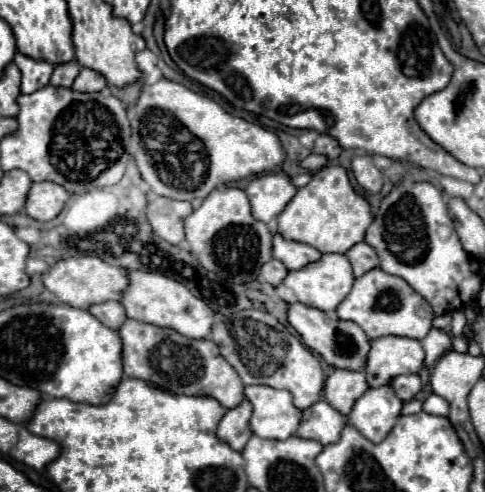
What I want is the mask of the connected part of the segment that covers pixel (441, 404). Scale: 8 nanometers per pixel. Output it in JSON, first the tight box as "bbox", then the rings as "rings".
{"bbox":[423,394,449,416],"rings":[[[431,394],[431,396],[425,400],[423,410],[425,410],[427,414],[435,414],[435,416],[447,416],[447,414],[449,414],[449,404],[445,404],[445,400],[441,400],[441,396]]]}

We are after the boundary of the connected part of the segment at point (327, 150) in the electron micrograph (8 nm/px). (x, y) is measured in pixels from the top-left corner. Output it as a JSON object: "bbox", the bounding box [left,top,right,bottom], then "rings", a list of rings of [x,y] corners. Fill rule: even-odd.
{"bbox":[313,134,341,160],"rings":[[[321,134],[321,136],[317,138],[317,142],[315,142],[313,152],[327,156],[327,160],[335,160],[335,158],[341,154],[341,148],[339,148],[339,144],[337,144],[335,138]]]}

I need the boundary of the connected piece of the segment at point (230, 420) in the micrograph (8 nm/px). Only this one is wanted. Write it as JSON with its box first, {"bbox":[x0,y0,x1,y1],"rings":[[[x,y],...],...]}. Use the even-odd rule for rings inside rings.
{"bbox":[217,400,253,452],"rings":[[[243,400],[237,408],[227,410],[223,420],[219,422],[217,436],[225,440],[233,450],[241,452],[247,440],[253,436],[251,426],[249,426],[251,414],[253,414],[253,406],[249,404],[249,400]]]}

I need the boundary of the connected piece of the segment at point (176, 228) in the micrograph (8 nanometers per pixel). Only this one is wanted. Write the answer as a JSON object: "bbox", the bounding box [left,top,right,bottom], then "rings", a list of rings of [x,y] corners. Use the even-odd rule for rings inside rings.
{"bbox":[147,196,193,244],"rings":[[[157,196],[147,206],[147,220],[157,232],[157,236],[167,240],[169,244],[179,244],[185,238],[183,222],[185,216],[189,216],[189,212],[193,212],[191,202],[179,202]]]}

